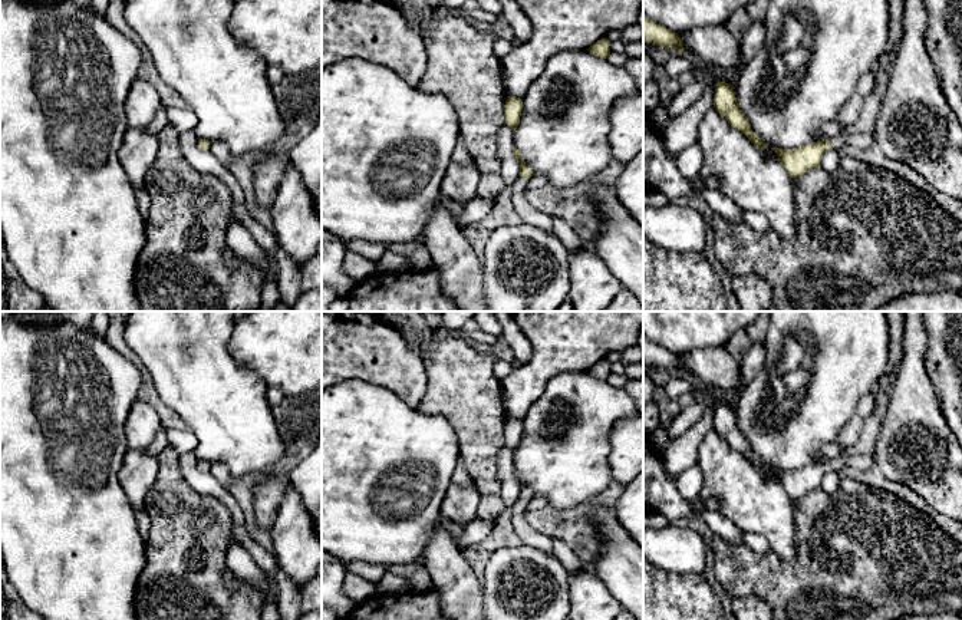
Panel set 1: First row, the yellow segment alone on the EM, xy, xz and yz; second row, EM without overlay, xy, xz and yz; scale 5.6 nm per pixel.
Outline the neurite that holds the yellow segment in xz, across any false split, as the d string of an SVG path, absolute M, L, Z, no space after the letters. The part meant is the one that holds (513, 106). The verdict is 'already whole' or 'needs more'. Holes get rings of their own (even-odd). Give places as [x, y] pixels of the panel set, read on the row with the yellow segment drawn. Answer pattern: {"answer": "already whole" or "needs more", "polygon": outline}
{"answer": "already whole", "polygon": "M508 96L504 105L505 123L515 132L523 111L523 99L517 96Z"}

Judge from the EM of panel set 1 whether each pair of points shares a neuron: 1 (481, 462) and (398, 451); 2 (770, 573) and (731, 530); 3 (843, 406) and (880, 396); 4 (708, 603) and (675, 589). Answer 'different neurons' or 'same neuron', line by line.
1: different neurons
2: different neurons
3: different neurons
4: same neuron

